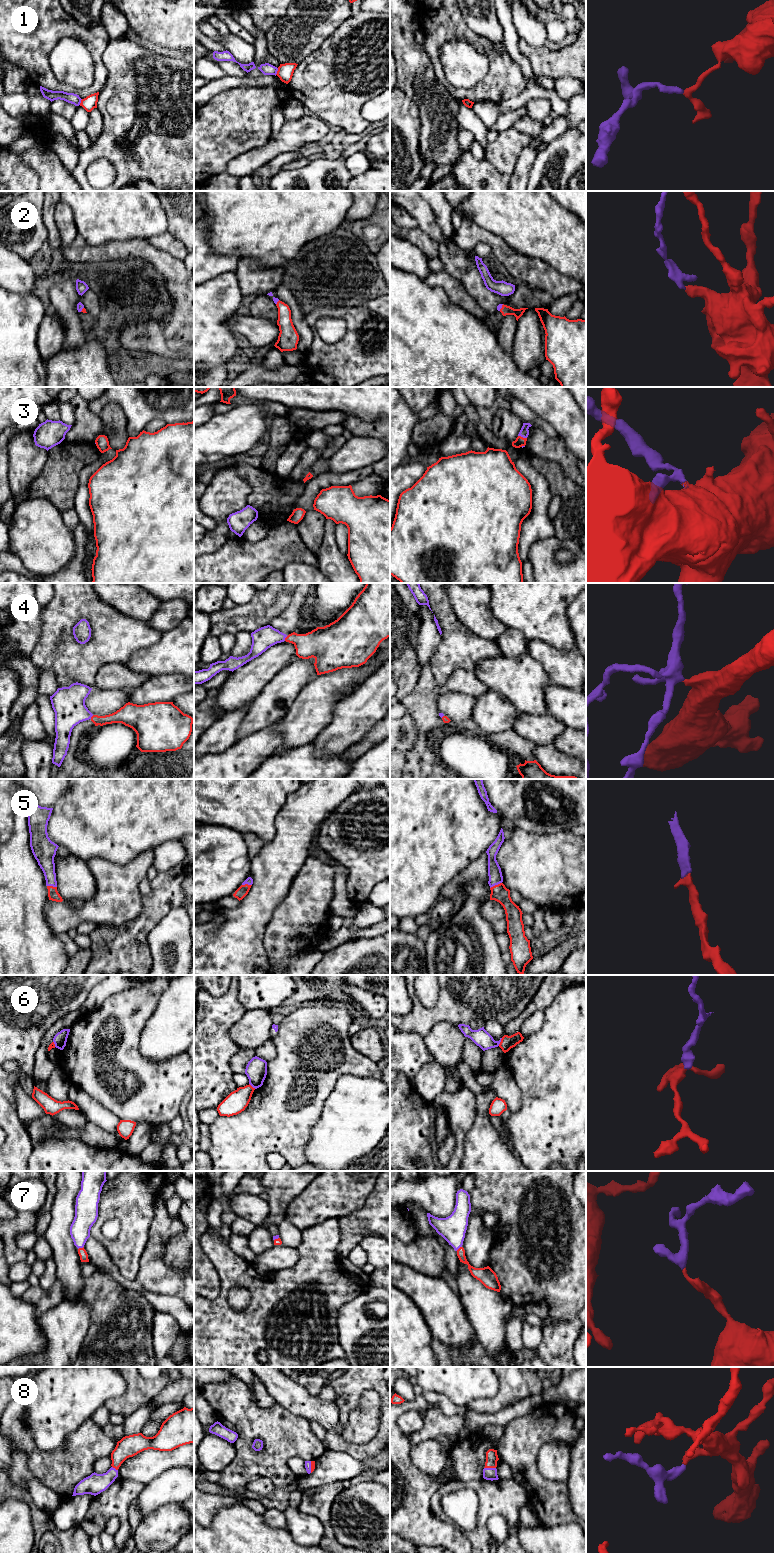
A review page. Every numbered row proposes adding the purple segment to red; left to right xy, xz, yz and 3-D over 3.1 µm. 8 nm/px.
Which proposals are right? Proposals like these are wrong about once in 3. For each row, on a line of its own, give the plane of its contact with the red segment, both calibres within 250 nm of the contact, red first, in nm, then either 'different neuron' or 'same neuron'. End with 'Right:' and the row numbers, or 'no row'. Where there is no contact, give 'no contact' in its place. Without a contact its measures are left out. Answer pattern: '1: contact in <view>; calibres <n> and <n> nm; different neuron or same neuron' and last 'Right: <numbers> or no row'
1: contact in xz; calibres 130 and 100 nm; different neuron
2: contact in yz; calibres 80 and 40 nm; same neuron
3: contact in yz; calibres 80 and 80 nm; same neuron
4: contact in xz; calibres 220 and 180 nm; same neuron
5: contact in yz; calibres 140 and 110 nm; same neuron
6: contact in yz; calibres 110 and 140 nm; different neuron
7: contact in xy; calibres 70 and 160 nm; same neuron
8: contact in yz; calibres 100 and 100 nm; same neuron
Right: 2, 3, 4, 5, 7, 8

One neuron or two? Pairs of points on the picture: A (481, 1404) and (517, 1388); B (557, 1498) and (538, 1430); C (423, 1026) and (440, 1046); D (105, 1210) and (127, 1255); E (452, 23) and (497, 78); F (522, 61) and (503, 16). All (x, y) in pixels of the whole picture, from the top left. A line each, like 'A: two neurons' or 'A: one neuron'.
A: one neuron
B: one neuron
C: two neurons
D: one neuron
E: one neuron
F: one neuron

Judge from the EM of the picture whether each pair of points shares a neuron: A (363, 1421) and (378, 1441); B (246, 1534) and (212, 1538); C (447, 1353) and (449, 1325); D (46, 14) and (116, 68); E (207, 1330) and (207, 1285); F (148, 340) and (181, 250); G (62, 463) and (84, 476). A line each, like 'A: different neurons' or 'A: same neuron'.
A: different neurons
B: same neuron
C: different neurons
D: different neurons
E: different neurons
F: different neurons
G: different neurons

